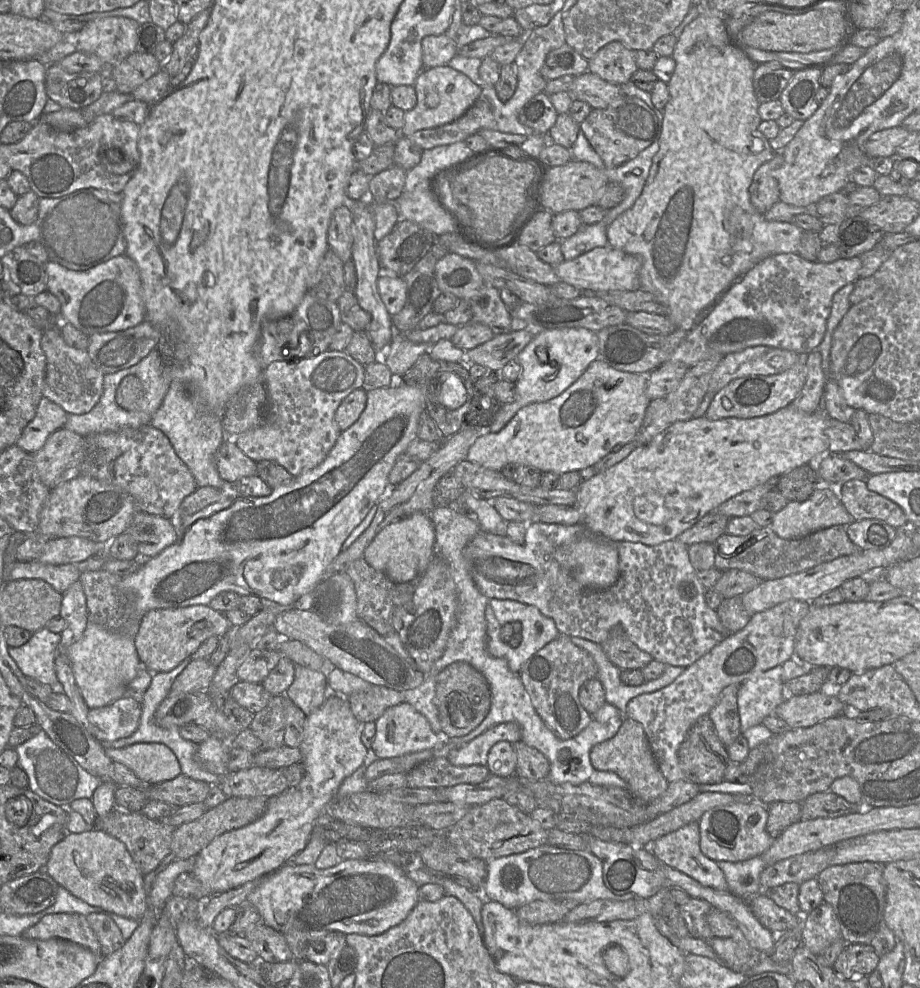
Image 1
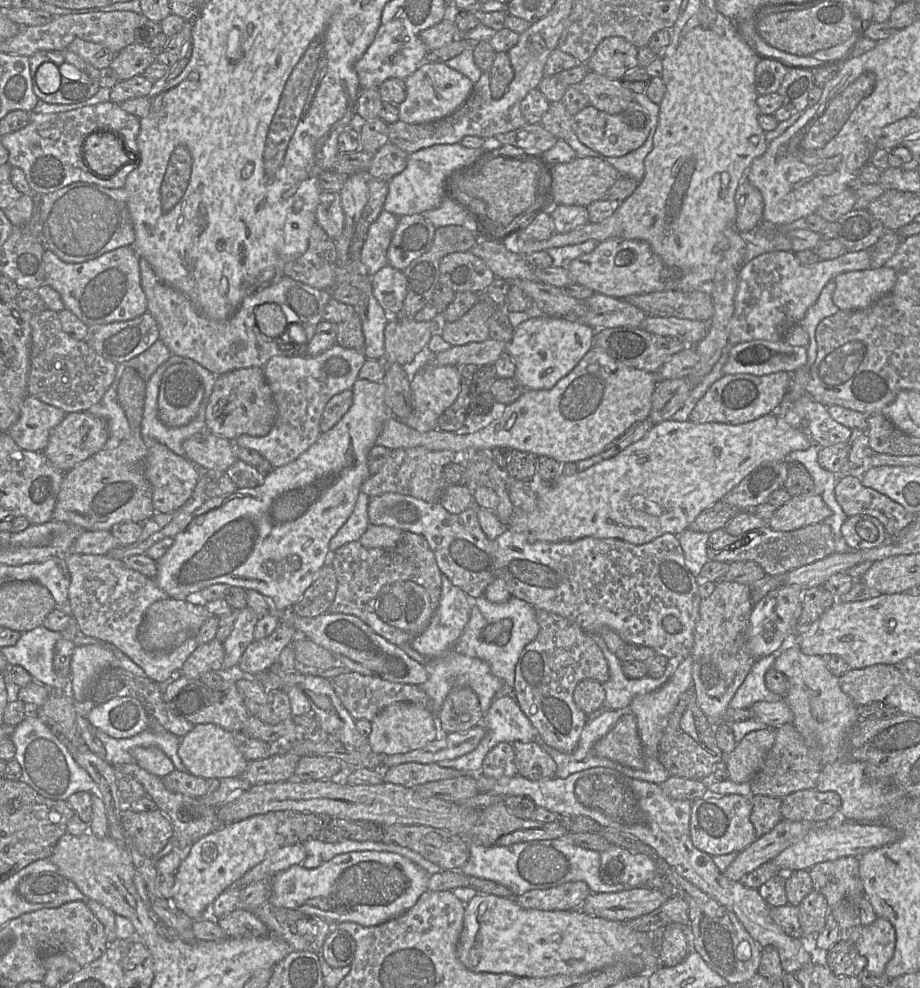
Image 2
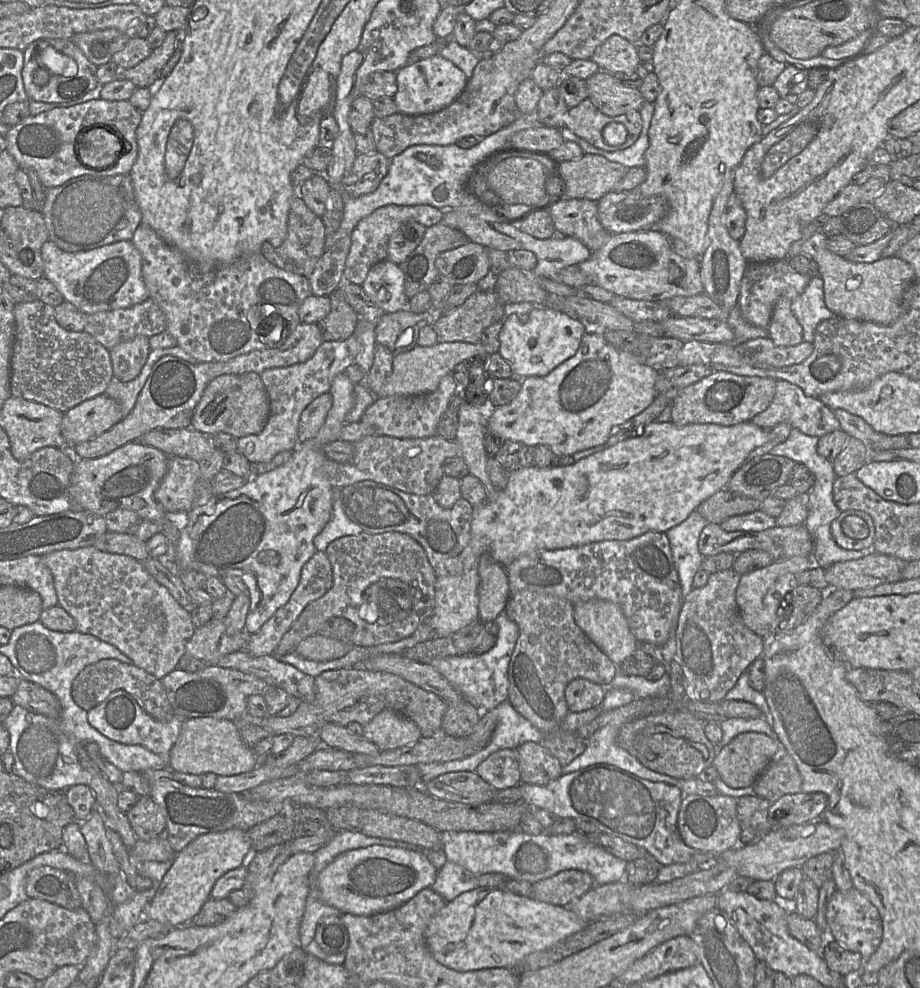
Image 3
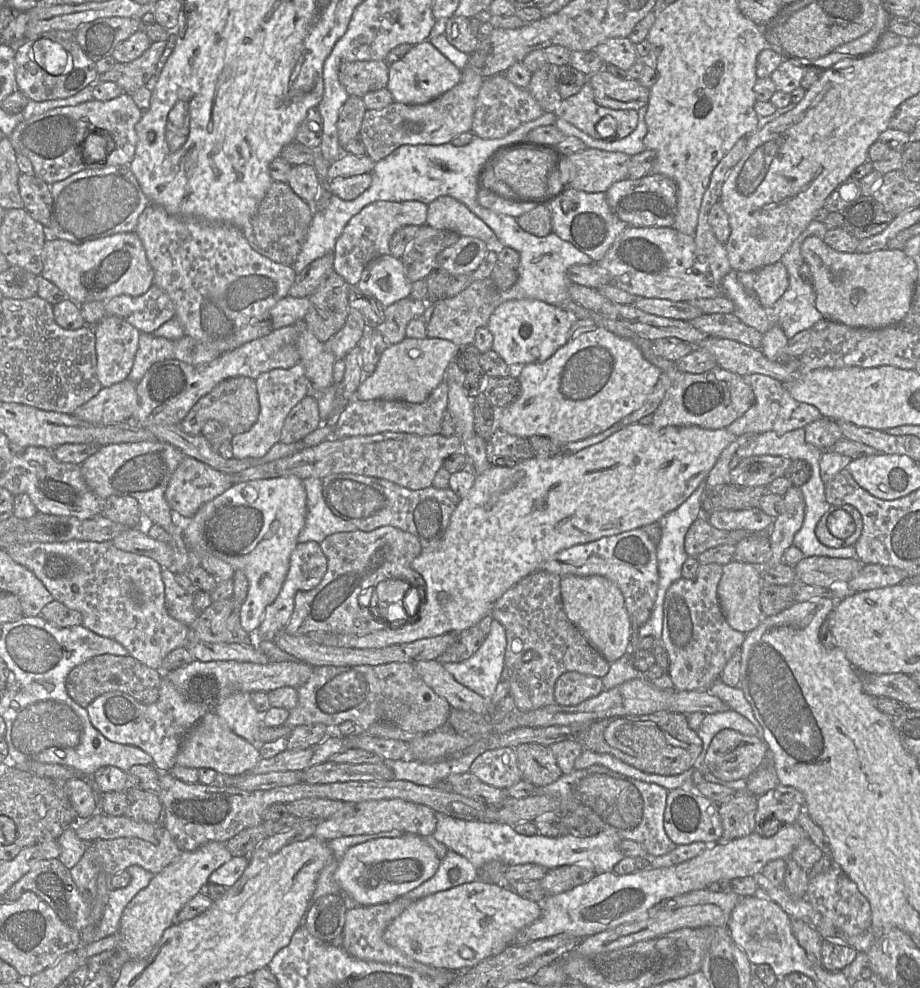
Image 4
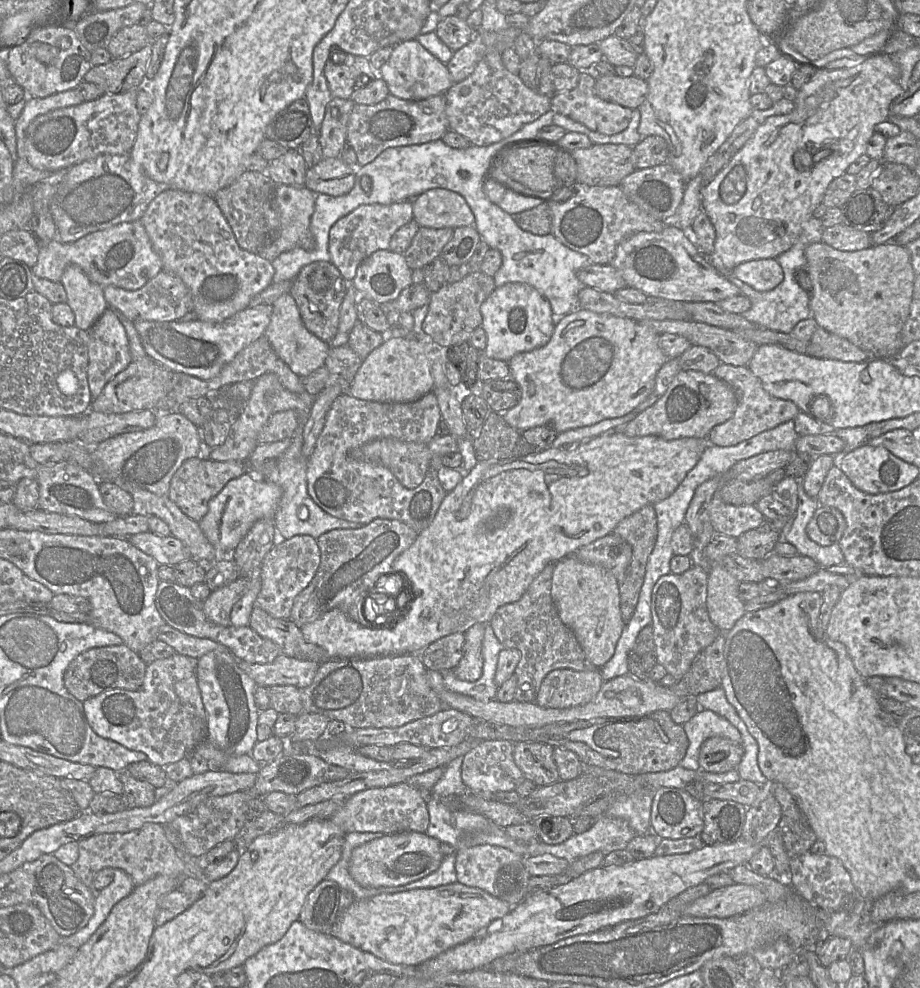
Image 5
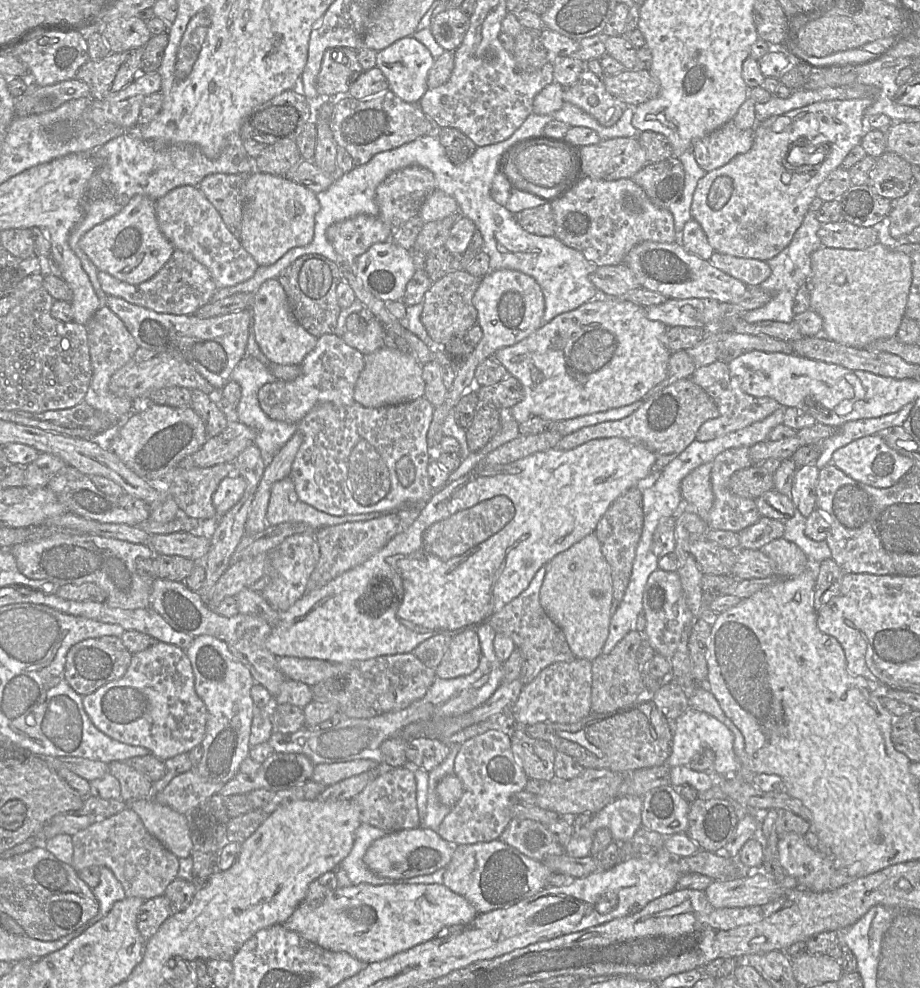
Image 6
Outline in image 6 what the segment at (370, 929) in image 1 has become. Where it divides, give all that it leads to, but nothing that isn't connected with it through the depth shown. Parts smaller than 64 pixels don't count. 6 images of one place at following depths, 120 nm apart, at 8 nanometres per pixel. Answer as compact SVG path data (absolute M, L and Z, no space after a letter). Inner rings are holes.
M417 827L388 832L375 840L367 849L363 861L375 874L386 878L411 878L445 868L455 847L428 828Z

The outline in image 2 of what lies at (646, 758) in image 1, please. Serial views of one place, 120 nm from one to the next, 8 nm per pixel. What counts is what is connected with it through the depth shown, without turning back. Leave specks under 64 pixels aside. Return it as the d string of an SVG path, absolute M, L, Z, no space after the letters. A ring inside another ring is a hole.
M625 712L614 728L593 746L593 753L634 769L645 767L645 754L633 714Z

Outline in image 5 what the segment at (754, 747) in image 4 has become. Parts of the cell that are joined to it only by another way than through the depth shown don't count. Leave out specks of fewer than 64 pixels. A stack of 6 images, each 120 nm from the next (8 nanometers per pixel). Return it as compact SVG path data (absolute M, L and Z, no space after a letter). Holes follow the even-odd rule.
M721 736L709 738L700 748L700 769L716 774L736 770L743 754L744 749L741 744Z

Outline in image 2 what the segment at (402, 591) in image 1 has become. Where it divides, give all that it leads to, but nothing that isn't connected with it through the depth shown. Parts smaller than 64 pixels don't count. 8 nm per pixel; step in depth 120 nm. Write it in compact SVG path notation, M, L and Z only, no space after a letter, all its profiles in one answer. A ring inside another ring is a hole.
M403 531L400 541L393 549L366 548L359 541L352 541L336 549L327 564L333 567L337 578L336 595L327 613L356 616L376 634L396 646L409 643L416 636L388 625L377 616L375 601L382 587L396 581L412 581L426 589L434 611L439 605L442 573L427 540L419 534Z

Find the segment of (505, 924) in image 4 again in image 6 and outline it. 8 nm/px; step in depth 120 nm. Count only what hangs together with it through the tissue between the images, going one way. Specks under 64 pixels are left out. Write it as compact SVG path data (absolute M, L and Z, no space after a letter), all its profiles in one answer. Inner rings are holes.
M352 884L338 887L320 905L301 903L283 925L320 947L346 952L369 964L429 941L444 931L469 923L478 911L444 884Z

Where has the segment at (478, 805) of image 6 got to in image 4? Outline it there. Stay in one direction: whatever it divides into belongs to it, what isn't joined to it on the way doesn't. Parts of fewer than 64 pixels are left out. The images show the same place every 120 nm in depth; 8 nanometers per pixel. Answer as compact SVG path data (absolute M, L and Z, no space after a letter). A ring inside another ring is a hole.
M513 747L485 751L474 760L469 773L482 782L503 790L523 779Z

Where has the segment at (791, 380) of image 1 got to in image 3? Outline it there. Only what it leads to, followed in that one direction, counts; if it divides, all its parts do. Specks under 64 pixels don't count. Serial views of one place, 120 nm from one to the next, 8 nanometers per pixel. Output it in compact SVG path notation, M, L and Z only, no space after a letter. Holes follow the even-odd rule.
M715 371L684 388L670 402L671 422L678 425L711 423L722 426L751 421L771 404L776 390L773 378L740 376L725 371Z

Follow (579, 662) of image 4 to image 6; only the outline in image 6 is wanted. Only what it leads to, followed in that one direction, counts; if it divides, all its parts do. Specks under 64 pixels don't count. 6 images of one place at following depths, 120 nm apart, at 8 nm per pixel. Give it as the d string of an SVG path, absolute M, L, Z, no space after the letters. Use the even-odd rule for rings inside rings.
M548 563L539 568L529 586L520 595L507 603L489 621L496 633L510 637L519 648L523 658L519 679L523 685L533 681L544 668L553 663L572 662L576 659L563 630L549 618L540 604L540 589L547 571Z

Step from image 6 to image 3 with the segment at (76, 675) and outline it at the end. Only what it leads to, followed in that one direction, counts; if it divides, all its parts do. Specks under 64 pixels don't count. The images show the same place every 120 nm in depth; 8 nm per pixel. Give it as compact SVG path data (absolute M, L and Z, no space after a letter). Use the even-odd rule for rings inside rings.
M102 659L86 666L71 686L74 701L86 711L100 704L116 690L124 690L131 694L142 709L160 721L169 721L175 716L161 679L134 664L126 664L117 659Z

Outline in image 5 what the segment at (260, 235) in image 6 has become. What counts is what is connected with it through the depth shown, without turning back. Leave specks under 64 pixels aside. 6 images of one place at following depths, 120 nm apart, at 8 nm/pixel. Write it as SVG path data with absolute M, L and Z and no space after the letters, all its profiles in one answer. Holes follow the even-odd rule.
M277 184L273 198L273 208L279 217L279 229L271 243L266 245L259 253L261 257L274 261L281 253L294 248L312 250L315 241L310 230L310 221L316 204L316 194L303 187Z

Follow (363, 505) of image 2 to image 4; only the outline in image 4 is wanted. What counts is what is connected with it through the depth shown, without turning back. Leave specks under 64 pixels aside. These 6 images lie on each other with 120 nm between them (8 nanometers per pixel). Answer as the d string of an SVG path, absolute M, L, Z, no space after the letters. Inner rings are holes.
M306 478L303 485L307 496L307 513L298 542L320 543L331 534L358 530L354 524L333 514L323 498L321 479Z

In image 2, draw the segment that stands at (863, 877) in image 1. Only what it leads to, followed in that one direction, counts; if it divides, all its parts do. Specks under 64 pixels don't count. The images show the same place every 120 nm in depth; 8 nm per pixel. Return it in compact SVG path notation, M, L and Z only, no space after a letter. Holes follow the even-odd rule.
M847 856L812 866L809 870L814 890L823 894L829 911L837 921L841 937L854 927L861 926L860 906L864 888L859 873L859 857Z

